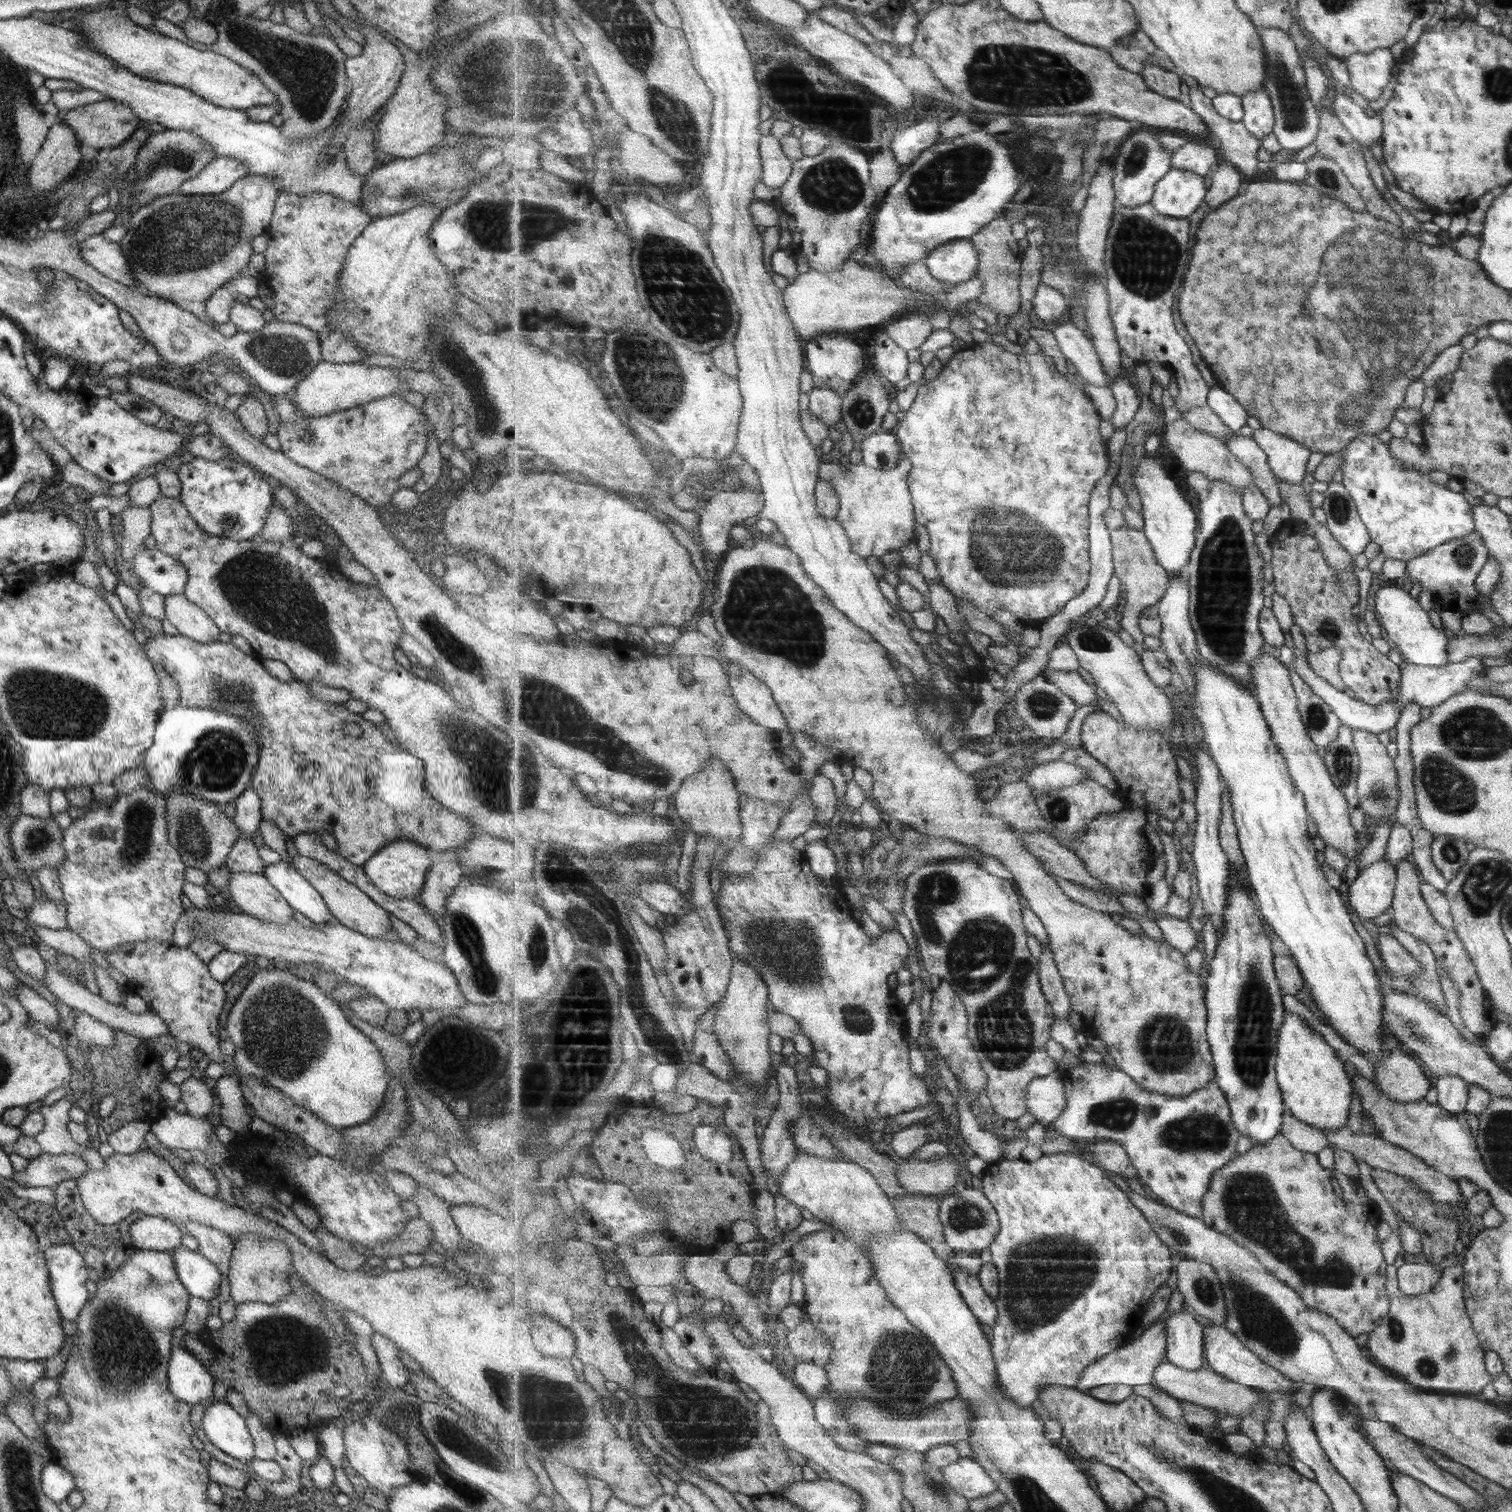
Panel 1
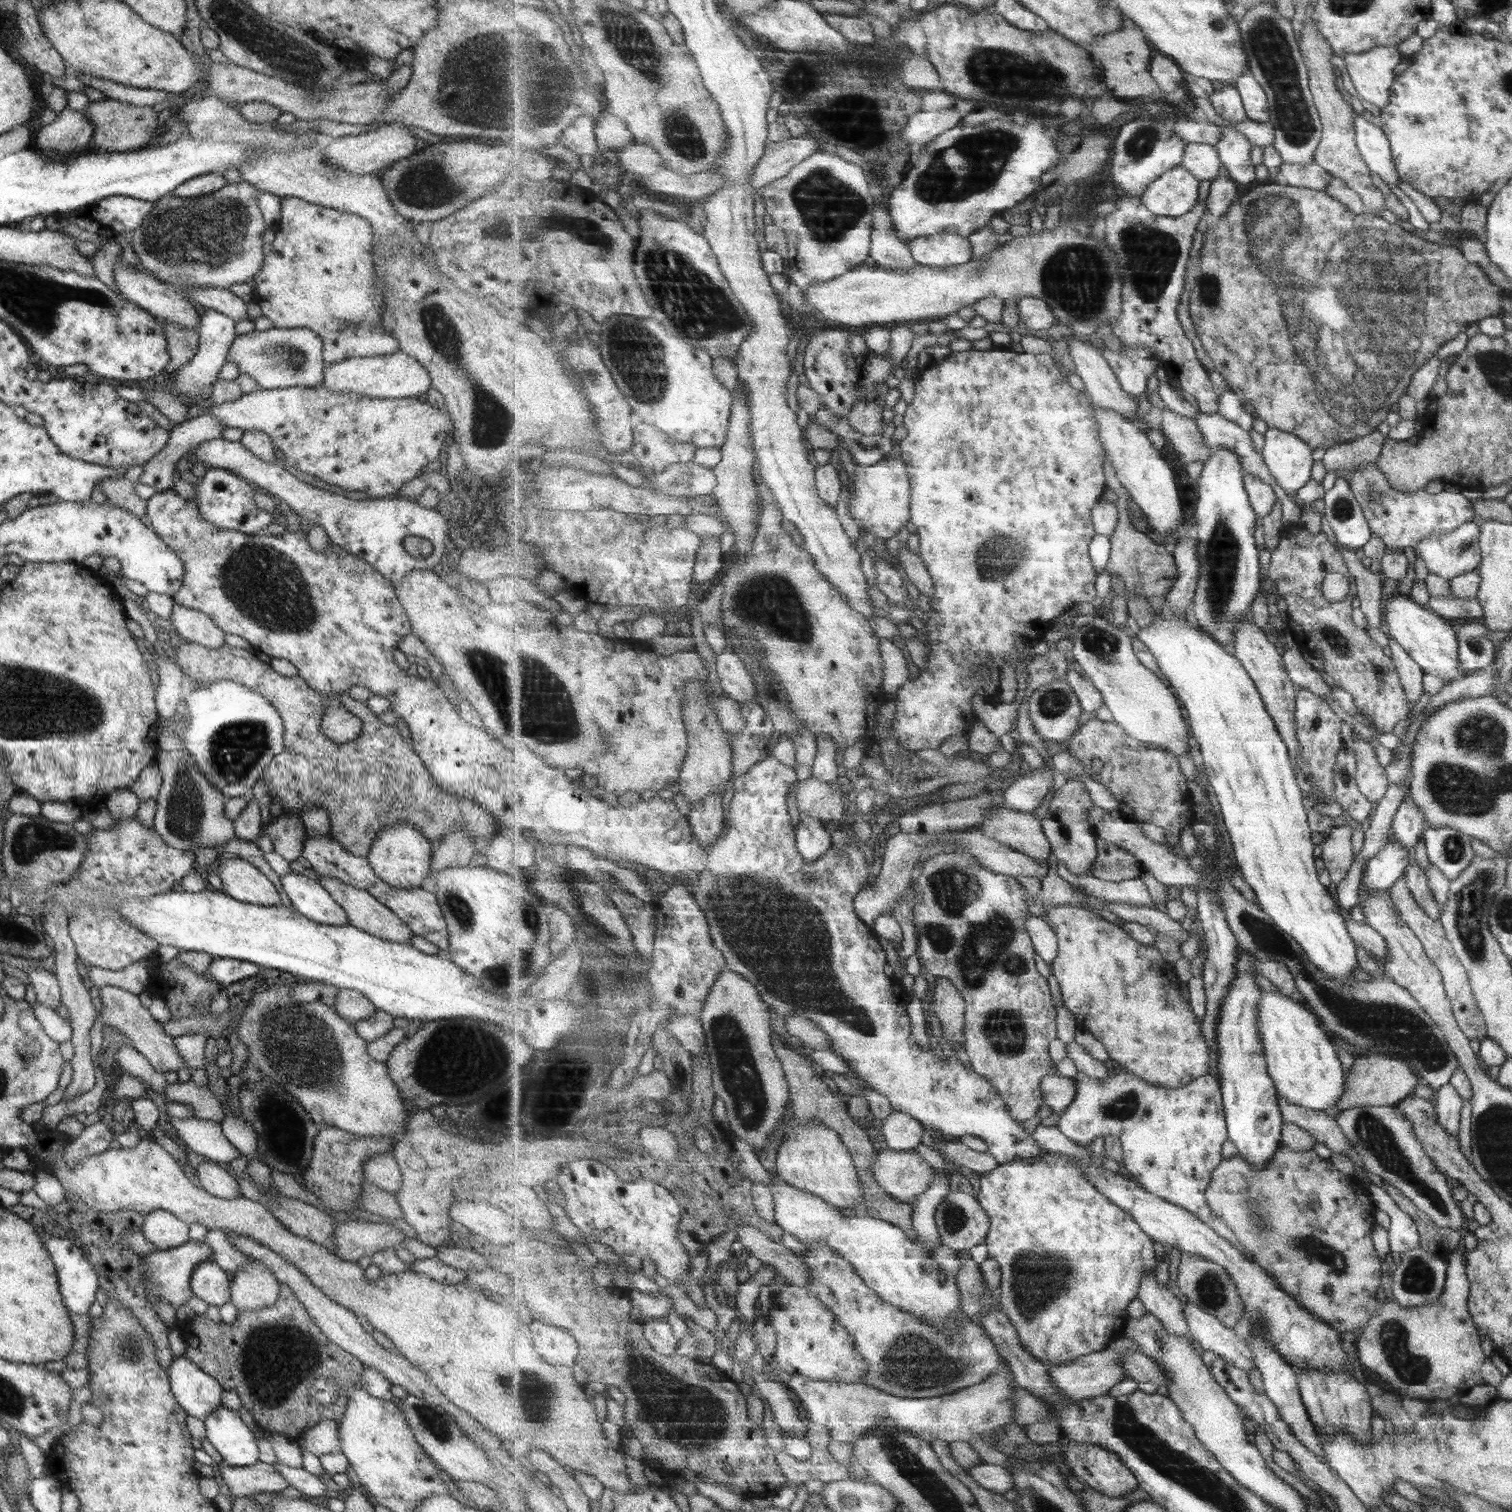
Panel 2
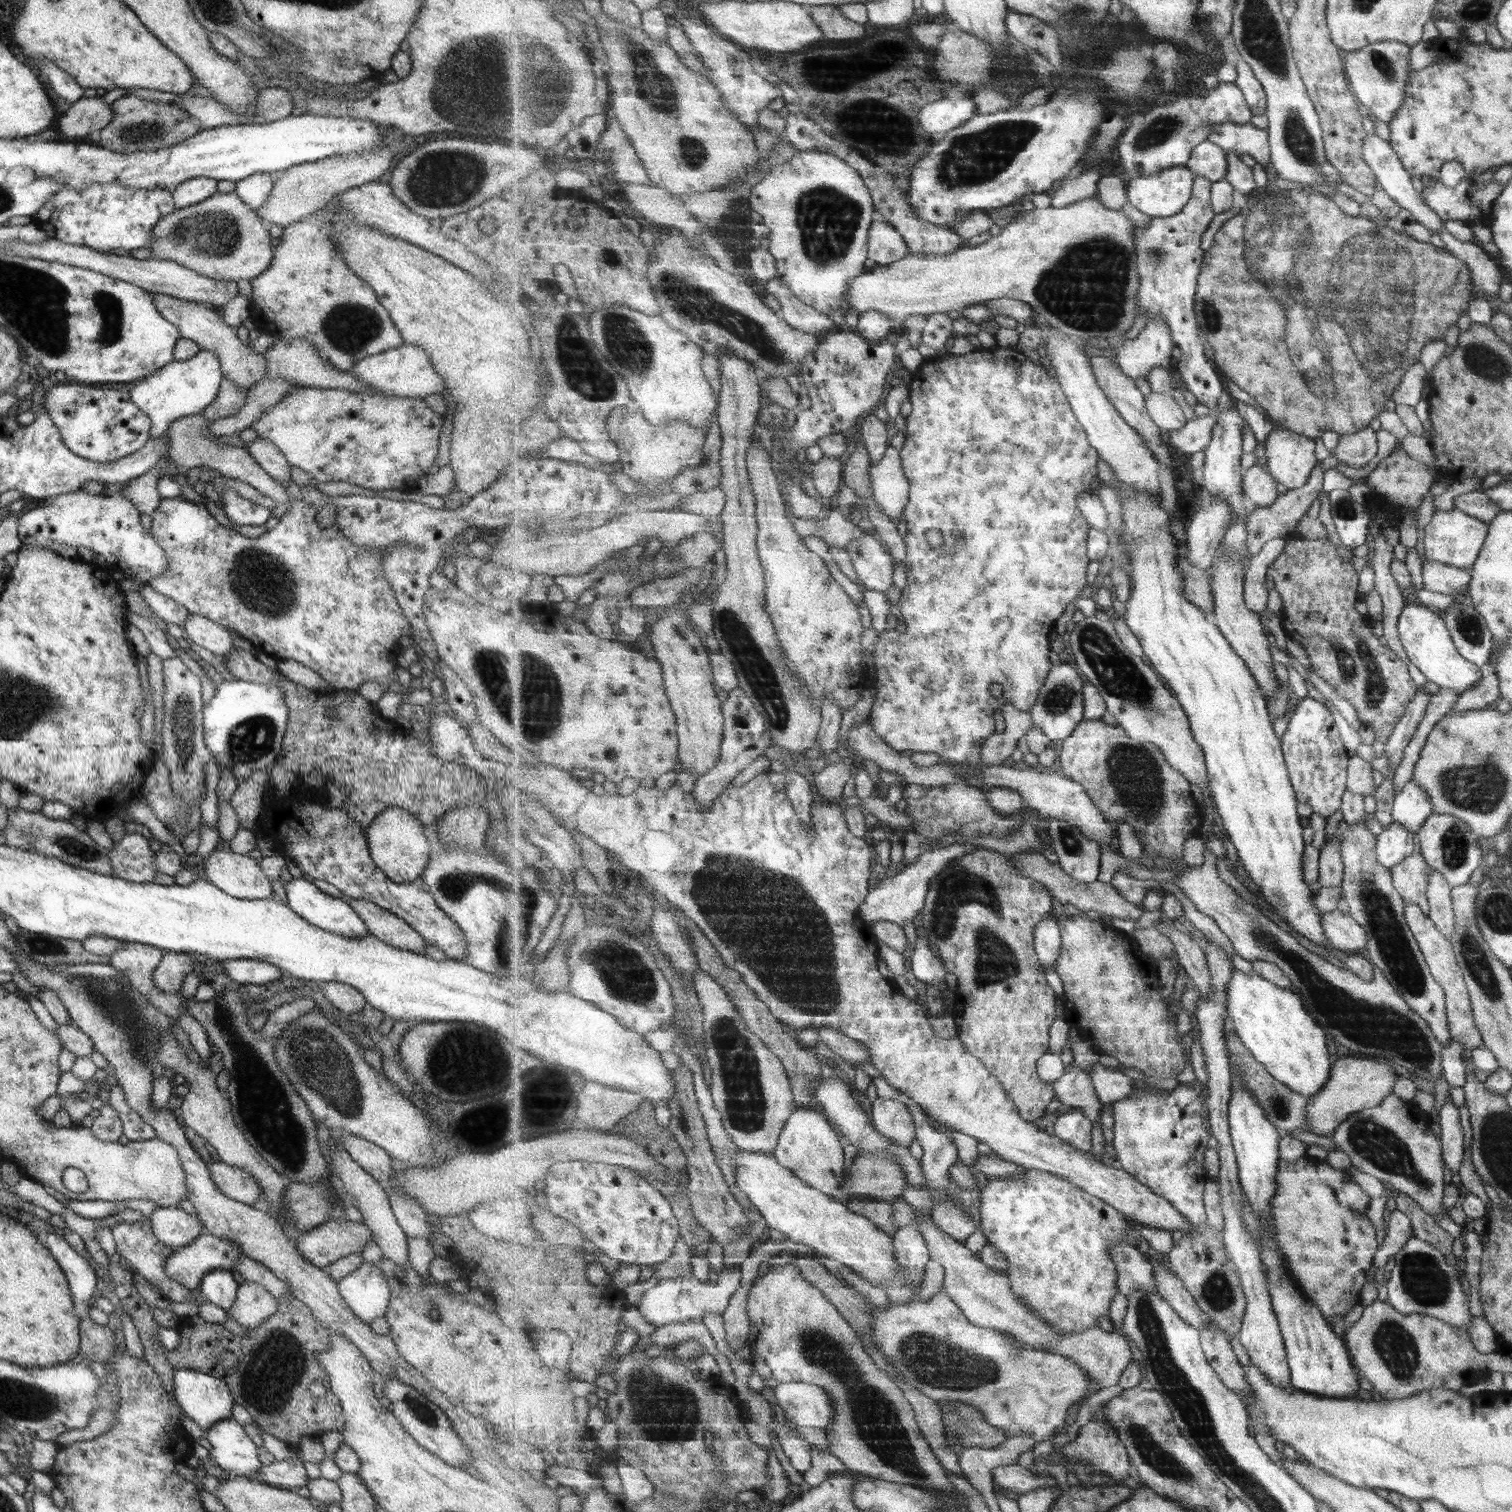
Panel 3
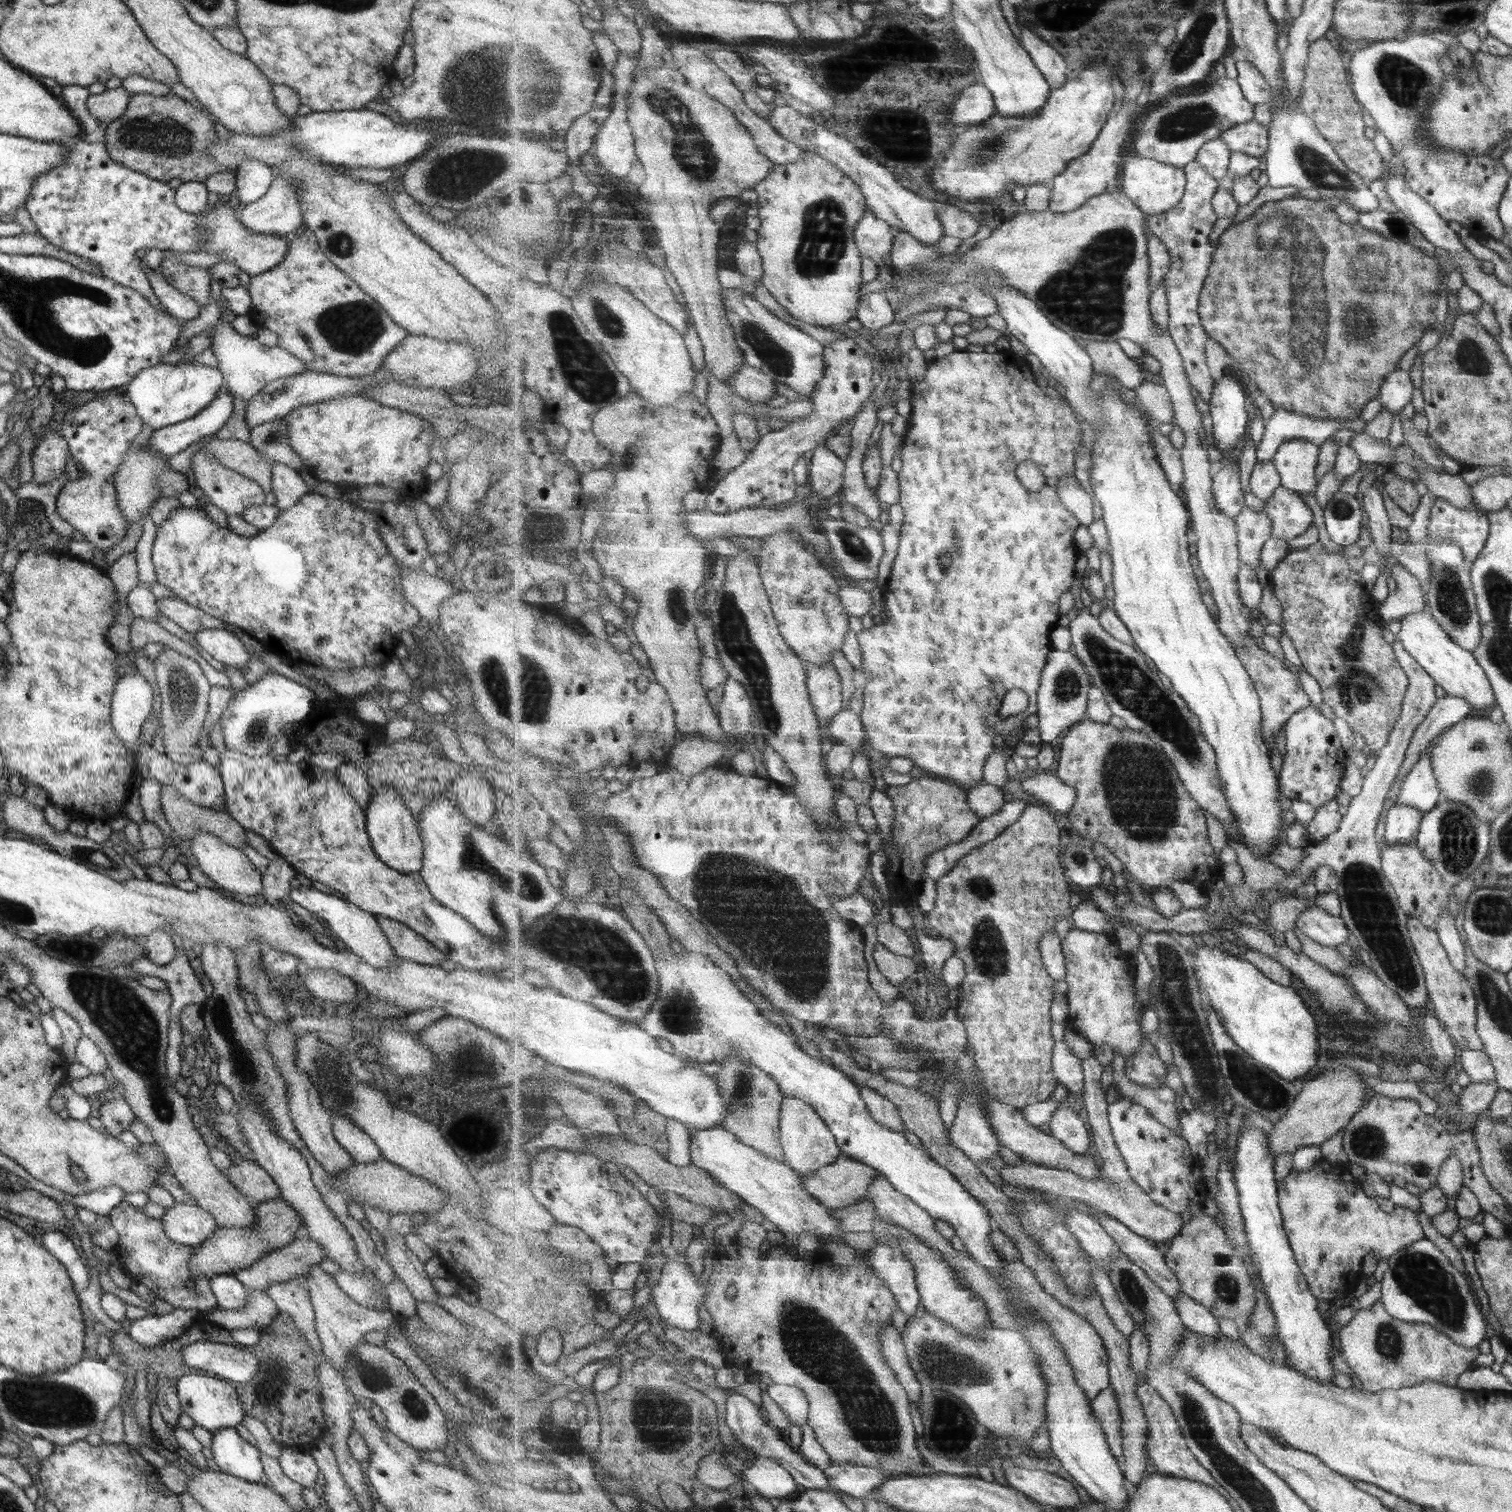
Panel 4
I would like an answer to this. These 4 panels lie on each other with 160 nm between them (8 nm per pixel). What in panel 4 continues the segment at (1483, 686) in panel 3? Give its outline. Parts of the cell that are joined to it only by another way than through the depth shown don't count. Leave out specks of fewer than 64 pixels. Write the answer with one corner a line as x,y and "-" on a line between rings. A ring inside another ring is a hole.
1447,695
1443,698
1436,698
1431,709
1425,714
1425,719
1413,731
1409,745
1407,745
1407,749
1405,749
1403,754
1403,763
1384,800
1384,812
1394,804
1405,775
1417,763
1419,754
1425,751
1428,746
1431,746
1431,742
1433,742
1433,738
1435,738
1438,732
1445,731
1445,728
1460,722
1471,710
1469,704
1461,697

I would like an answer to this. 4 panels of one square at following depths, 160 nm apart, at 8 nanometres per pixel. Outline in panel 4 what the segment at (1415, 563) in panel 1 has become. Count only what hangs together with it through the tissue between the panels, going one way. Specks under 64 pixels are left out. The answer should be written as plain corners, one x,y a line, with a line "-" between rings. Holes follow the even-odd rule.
1434,498
1426,536
1434,538
1435,543
1448,540
1461,550
1464,560
1473,561
1485,544
1487,535
1486,512
1479,508
1457,508
1443,498

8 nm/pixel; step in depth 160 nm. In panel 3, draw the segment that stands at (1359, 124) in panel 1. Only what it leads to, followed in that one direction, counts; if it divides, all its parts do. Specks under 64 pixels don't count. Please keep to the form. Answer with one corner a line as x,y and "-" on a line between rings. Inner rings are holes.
1375,133
1366,134
1363,138
1363,157
1376,178
1377,186
1381,187
1395,204
1407,210
1417,224
1429,230
1429,234
1439,234
1444,222
1441,222
1441,218
1433,213
1433,210
1425,204
1424,199
1411,187
1410,174
1403,168
1388,141
1381,139

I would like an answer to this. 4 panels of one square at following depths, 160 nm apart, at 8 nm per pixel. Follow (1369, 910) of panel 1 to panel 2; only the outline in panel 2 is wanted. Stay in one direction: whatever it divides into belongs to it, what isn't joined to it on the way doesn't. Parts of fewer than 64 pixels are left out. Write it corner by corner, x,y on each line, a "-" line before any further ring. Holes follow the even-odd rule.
1396,840
1387,841
1383,848
1364,864
1365,870
1362,872
1364,888
1383,890
1401,878
1409,862
1406,857
1407,849

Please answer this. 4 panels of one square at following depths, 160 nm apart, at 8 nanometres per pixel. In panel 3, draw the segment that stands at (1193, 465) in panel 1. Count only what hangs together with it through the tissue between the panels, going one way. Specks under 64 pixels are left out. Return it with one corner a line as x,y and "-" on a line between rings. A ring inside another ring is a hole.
1152,392
1146,396
1146,407
1151,418
1167,434
1173,430
1181,430
1188,423
1183,408
1177,404
1171,394

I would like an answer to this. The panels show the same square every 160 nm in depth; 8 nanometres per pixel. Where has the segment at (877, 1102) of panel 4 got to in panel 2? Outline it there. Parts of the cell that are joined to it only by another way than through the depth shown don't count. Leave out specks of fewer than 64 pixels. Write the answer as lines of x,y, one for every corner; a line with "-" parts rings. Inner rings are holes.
892,1108
891,1113
883,1120
881,1130
889,1148
914,1151
923,1143
925,1126
912,1114

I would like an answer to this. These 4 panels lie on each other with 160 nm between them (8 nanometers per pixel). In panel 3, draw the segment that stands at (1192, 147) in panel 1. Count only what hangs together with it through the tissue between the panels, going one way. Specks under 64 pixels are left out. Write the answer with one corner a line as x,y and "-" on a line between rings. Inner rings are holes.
1207,139
1192,150
1192,158
1187,166
1195,175
1219,182
1228,176
1228,153
1224,147

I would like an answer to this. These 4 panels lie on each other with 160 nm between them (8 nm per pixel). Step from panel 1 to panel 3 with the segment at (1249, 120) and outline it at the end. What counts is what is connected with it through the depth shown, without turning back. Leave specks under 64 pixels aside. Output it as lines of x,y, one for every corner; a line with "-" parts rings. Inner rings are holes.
1230,41
1225,43
1224,55
1226,56
1225,61
1236,68
1237,78
1235,83
1244,91
1246,101
1253,114
1266,114
1268,98
1262,82
1256,77
1251,65
1241,56
1239,49

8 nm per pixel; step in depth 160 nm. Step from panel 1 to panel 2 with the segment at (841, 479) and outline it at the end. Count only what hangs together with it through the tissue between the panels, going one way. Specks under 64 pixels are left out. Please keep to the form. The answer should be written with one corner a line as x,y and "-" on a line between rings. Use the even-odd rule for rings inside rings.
887,457
875,466
857,466
854,495
849,499
850,516
859,526
874,534
874,537
888,539
899,534
899,530
912,522
912,484
908,475
908,465
901,458

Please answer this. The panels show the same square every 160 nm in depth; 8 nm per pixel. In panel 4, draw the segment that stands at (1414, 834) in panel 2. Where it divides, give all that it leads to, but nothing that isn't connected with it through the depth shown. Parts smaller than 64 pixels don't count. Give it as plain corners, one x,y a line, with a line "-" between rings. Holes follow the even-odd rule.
1428,746
1419,754
1417,763
1405,775
1394,804
1413,806
1425,813
1434,808
1434,804
1443,798
1431,770
1431,761
1429,761
1431,747

